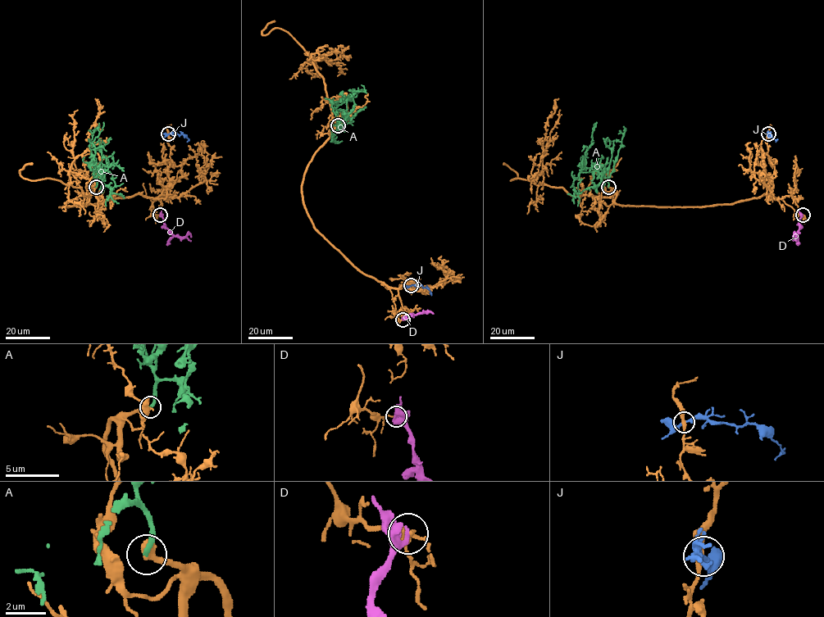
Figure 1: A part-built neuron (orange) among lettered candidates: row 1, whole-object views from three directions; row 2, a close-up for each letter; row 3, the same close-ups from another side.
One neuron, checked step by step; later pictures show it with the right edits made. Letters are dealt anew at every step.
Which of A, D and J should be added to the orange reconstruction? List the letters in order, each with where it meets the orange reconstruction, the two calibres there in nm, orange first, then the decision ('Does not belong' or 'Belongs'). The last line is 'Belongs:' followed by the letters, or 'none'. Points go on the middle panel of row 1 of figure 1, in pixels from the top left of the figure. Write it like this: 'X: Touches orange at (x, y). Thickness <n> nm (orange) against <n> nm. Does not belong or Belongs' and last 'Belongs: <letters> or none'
A: Touches orange at (338, 125). Thickness 440 nm (orange) against 280 nm. Belongs
D: Touches orange at (402, 319). Thickness 100 nm (orange) against 420 nm. Does not belong
J: Touches orange at (411, 285). Thickness 320 nm (orange) against 220 nm. Does not belong
Belongs: A

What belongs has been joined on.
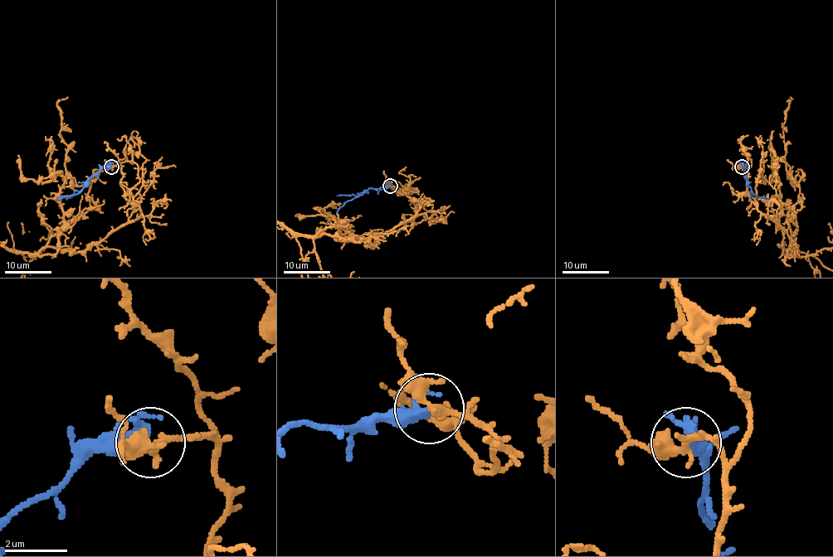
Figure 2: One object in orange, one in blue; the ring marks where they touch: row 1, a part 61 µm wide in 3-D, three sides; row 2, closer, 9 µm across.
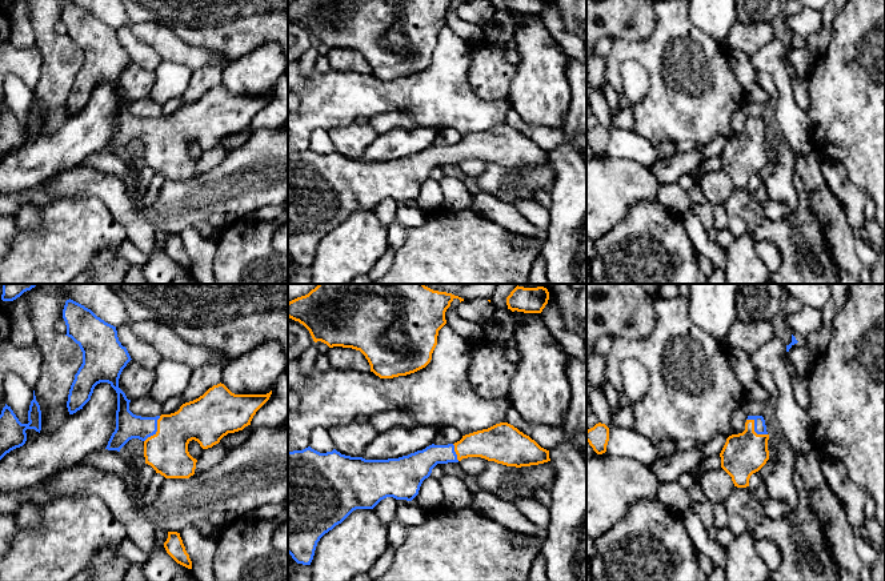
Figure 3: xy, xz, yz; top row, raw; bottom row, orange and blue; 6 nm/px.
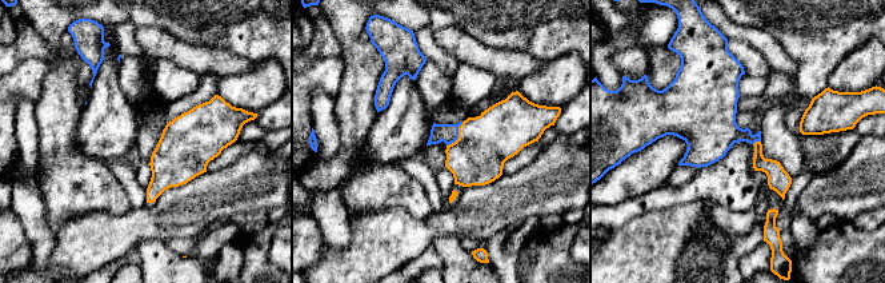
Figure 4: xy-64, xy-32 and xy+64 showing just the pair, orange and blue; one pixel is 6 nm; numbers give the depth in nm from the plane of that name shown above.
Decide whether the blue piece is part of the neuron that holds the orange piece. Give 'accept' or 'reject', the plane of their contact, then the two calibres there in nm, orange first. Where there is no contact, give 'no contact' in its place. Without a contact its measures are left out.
accept; contact in yz; calibres 260 and 80 nm

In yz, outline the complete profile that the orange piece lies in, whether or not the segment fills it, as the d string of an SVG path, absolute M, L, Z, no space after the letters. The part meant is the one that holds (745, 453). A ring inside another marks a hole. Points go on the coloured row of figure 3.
M748 416L745 430L732 434L720 453L721 468L732 477L734 486L749 486L749 478L769 460L769 434L762 416Z

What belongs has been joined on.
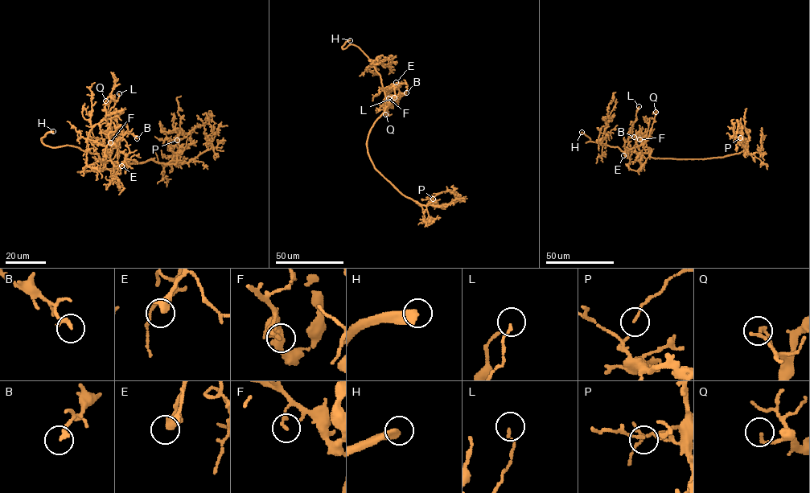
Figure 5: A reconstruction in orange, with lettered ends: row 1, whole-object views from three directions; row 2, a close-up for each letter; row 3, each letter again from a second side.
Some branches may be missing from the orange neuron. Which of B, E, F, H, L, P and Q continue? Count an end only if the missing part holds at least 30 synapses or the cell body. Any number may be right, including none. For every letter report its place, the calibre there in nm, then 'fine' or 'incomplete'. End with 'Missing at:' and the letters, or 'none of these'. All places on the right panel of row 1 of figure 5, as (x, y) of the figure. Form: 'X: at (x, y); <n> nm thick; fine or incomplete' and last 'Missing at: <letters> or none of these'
B: at (634, 137); 240 nm thick; fine
E: at (623, 155); 480 nm thick; fine
F: at (639, 139); 170 nm thick; fine
H: at (581, 132); 460 nm thick; incomplete
L: at (639, 106); 120 nm thick; fine
P: at (740, 137); 80 nm thick; fine
Q: at (655, 112); 170 nm thick; fine
Missing at: H

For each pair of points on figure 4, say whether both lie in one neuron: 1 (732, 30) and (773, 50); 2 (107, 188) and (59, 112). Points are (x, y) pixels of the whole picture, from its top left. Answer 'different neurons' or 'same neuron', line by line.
1: same neuron
2: same neuron

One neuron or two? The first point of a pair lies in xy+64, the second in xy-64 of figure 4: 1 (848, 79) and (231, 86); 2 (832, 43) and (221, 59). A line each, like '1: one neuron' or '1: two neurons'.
1: one neuron
2: two neurons

